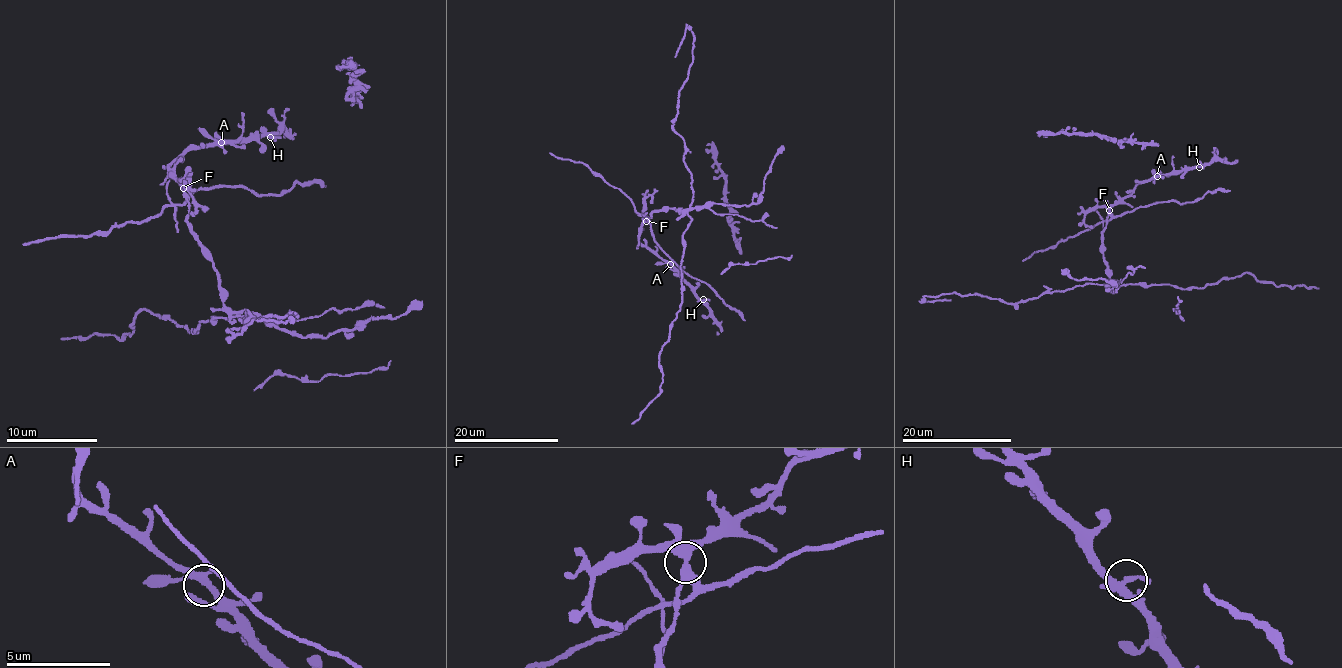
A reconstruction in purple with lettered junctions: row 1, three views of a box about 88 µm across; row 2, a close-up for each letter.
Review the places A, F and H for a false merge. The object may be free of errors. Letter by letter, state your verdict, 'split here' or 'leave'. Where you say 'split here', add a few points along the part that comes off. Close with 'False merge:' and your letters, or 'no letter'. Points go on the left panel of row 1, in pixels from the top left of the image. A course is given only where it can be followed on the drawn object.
A: leave
F: split here | (182, 187), (189, 229), (232, 322), (215, 318), (189, 333), (142, 310), (123, 337), (60, 339)
H: leave
False merge: F

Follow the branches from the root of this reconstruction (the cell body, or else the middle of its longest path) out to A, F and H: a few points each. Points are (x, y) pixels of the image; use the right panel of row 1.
A: (1103, 232), (1111, 207), (1139, 183), (1157, 176)
F: (1103, 232), (1109, 210)
H: (1103, 232), (1108, 211), (1139, 183), (1199, 167)

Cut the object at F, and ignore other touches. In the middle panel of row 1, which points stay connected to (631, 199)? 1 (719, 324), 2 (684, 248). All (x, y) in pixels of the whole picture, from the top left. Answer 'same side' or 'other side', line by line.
1: other side
2: same side

